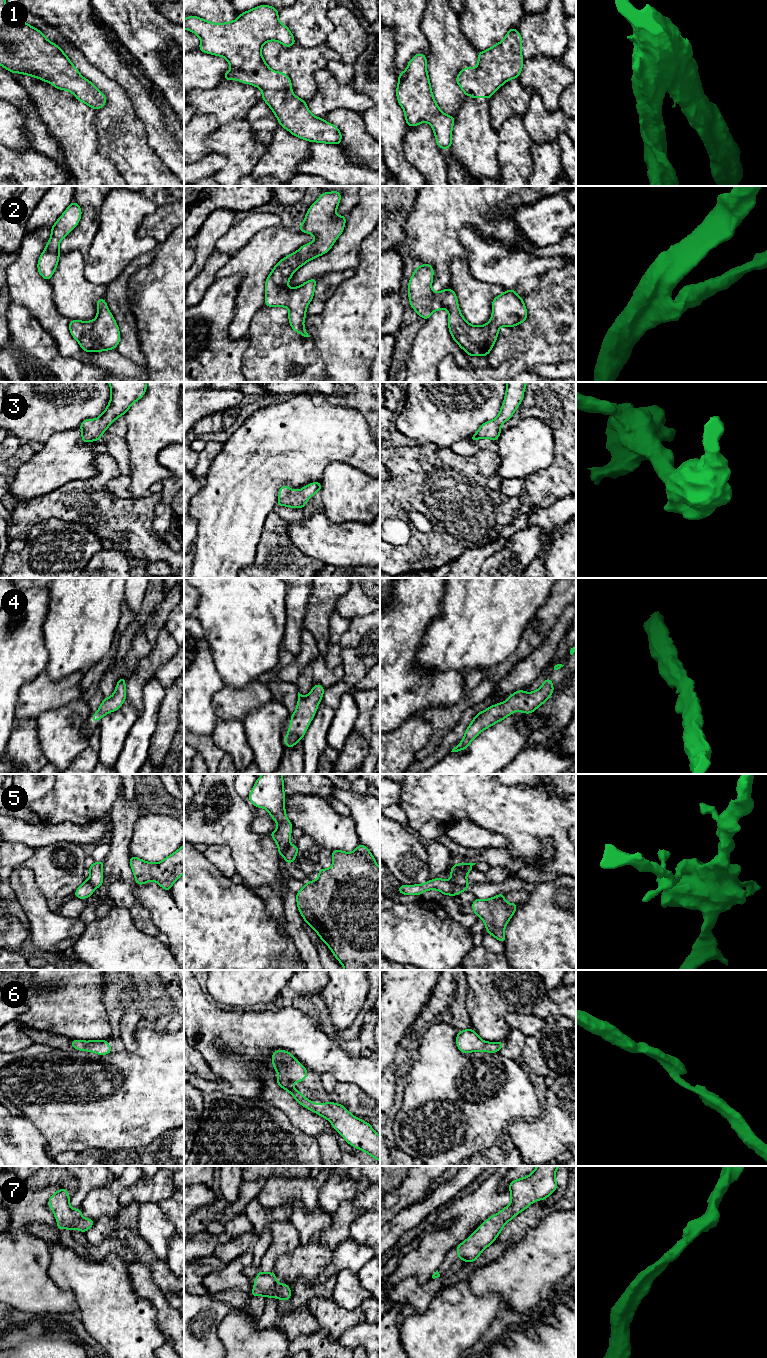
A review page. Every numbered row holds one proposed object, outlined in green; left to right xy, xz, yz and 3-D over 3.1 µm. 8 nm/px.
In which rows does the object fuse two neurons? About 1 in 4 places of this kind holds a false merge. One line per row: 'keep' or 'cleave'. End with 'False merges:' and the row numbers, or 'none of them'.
1: cleave
2: keep
3: keep
4: keep
5: cleave
6: keep
7: keep
False merges: 1, 5

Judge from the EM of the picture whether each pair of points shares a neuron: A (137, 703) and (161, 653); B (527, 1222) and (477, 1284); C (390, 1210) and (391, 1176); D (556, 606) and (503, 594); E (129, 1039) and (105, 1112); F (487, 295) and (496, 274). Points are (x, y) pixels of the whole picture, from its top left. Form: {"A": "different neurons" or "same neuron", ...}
{"A": "same neuron", "B": "different neurons", "C": "different neurons", "D": "different neurons", "E": "different neurons", "F": "different neurons"}

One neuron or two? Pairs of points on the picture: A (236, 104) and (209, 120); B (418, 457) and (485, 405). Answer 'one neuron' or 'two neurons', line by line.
A: two neurons
B: two neurons

